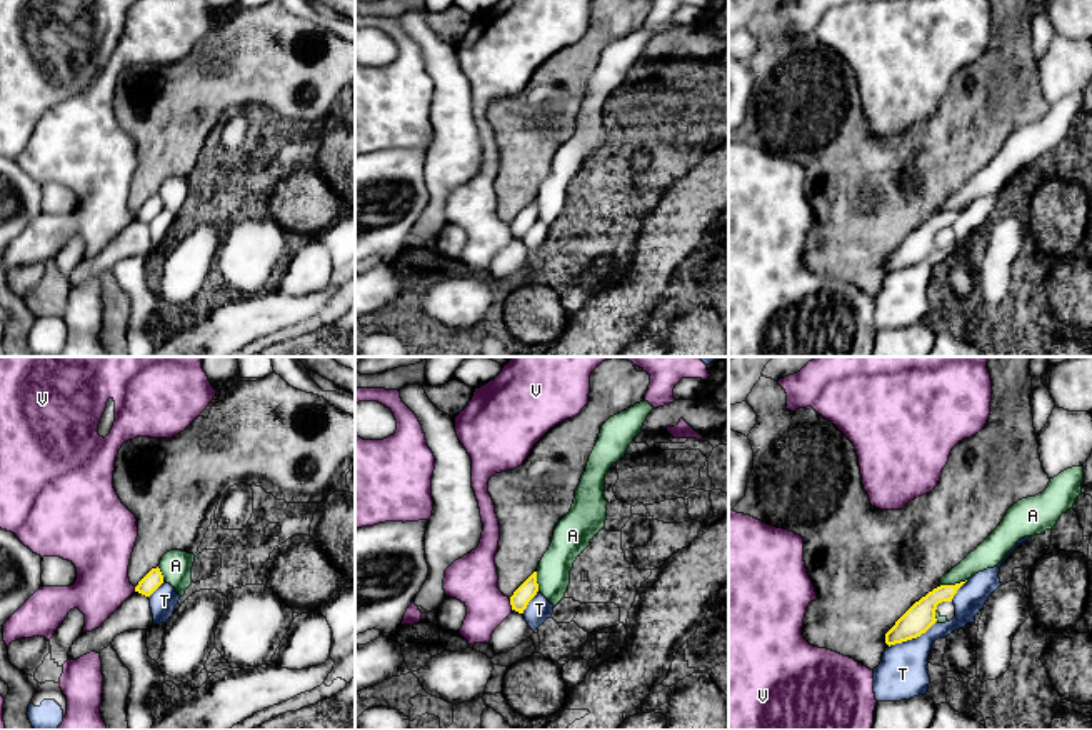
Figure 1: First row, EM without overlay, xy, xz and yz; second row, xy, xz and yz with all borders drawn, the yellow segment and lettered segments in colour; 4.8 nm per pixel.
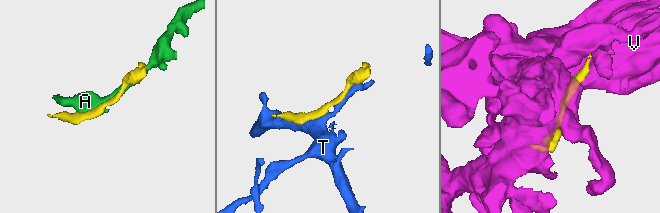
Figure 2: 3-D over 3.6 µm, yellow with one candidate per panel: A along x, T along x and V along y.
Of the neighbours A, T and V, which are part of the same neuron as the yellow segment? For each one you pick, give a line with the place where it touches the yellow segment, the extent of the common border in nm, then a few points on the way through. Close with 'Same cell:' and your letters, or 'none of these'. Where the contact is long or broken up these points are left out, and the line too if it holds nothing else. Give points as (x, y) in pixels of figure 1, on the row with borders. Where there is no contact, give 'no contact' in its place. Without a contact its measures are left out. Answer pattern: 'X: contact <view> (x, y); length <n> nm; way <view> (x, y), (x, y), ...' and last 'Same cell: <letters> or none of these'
Same cell: none of these

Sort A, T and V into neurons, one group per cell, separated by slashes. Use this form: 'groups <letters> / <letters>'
groups A / T / V

